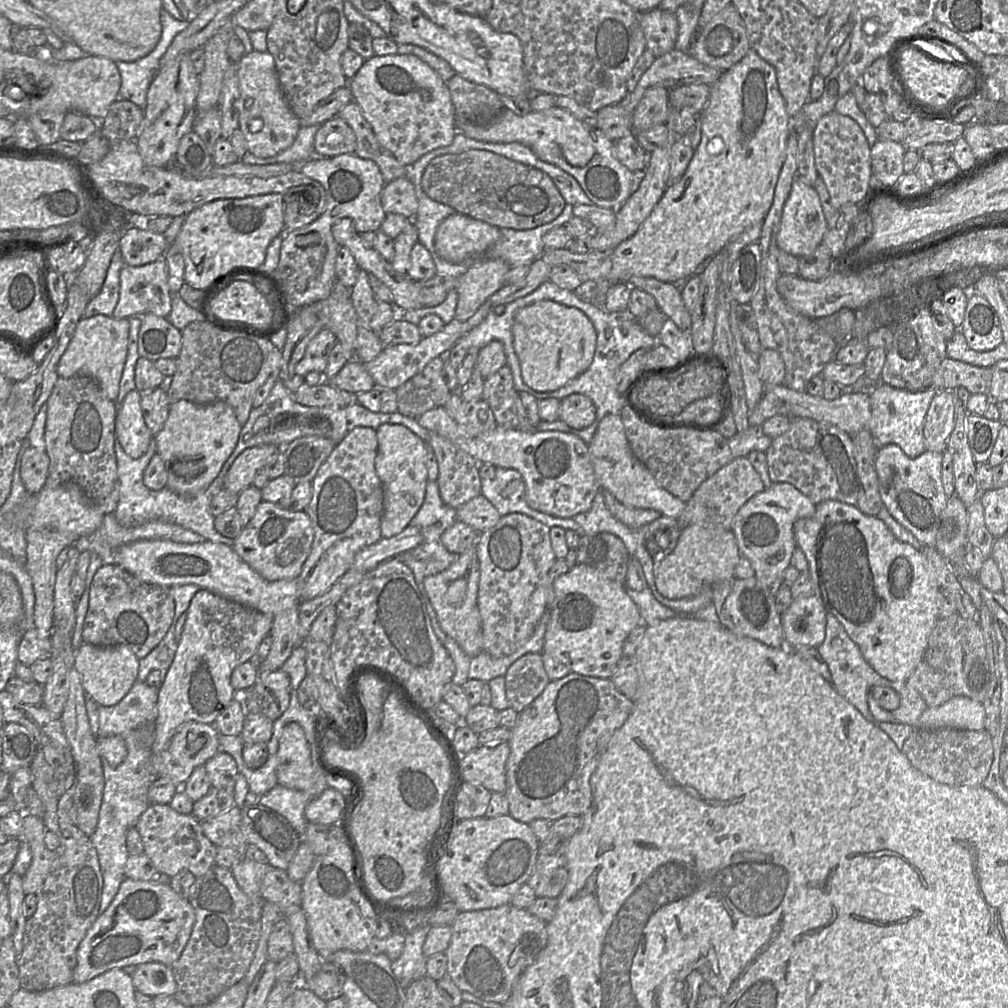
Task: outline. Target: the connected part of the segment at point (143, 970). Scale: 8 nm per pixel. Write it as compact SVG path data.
M148 962L137 965L131 978L135 990L150 997L173 997L177 990L171 968L162 963Z

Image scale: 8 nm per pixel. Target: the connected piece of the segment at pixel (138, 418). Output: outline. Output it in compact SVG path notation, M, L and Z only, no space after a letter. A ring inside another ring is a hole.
M131 390L117 409L115 438L125 453L133 459L140 458L154 440L145 424L141 409L141 393Z

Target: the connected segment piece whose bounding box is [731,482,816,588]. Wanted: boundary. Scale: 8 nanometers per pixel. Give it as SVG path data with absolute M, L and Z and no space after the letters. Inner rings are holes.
M773 483L750 498L736 513L731 531L736 538L740 554L747 559L755 577L764 588L779 588L783 584L782 574L790 565L793 551L797 548L794 523L801 518L814 515L816 504L793 485Z

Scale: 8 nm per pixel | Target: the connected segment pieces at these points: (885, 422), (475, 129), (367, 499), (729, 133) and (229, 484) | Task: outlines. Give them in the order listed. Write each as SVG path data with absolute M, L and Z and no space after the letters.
M879 382L870 391L871 419L868 429L877 450L887 444L896 444L910 458L915 458L925 451L923 425L926 413L938 389L909 391L895 388Z
M559 107L531 111L519 116L504 109L490 124L477 126L461 123L457 132L464 136L487 143L518 142L529 147L536 156L554 164L573 176L588 198L597 206L613 211L626 202L637 189L641 174L630 171L614 155L613 141L589 122L579 120L570 112Z
M357 426L335 446L311 481L312 499L304 511L311 520L314 540L310 554L296 578L302 601L312 600L328 591L350 570L355 555L362 548L382 539L380 524L384 510L384 494L382 483L375 470L377 448L376 431L370 427Z
M754 49L748 53L734 66L722 72L720 78L710 87L708 101L700 112L701 141L694 151L689 165L681 178L670 184L662 198L653 208L650 215L643 221L636 233L621 242L610 252L612 269L605 279L596 280L597 303L604 307L606 293L610 287L618 282L626 283L631 277L653 277L663 282L672 284L683 283L694 274L702 273L710 260L724 248L732 239L735 239L745 229L757 222L763 222L774 197L776 183L780 170L785 160L786 140L789 134L789 115L786 112L784 99L779 91L775 68L763 60Z
M263 444L244 450L228 470L224 479L224 490L239 494L251 486L257 472L273 455L280 453L281 449L282 447L274 444Z

